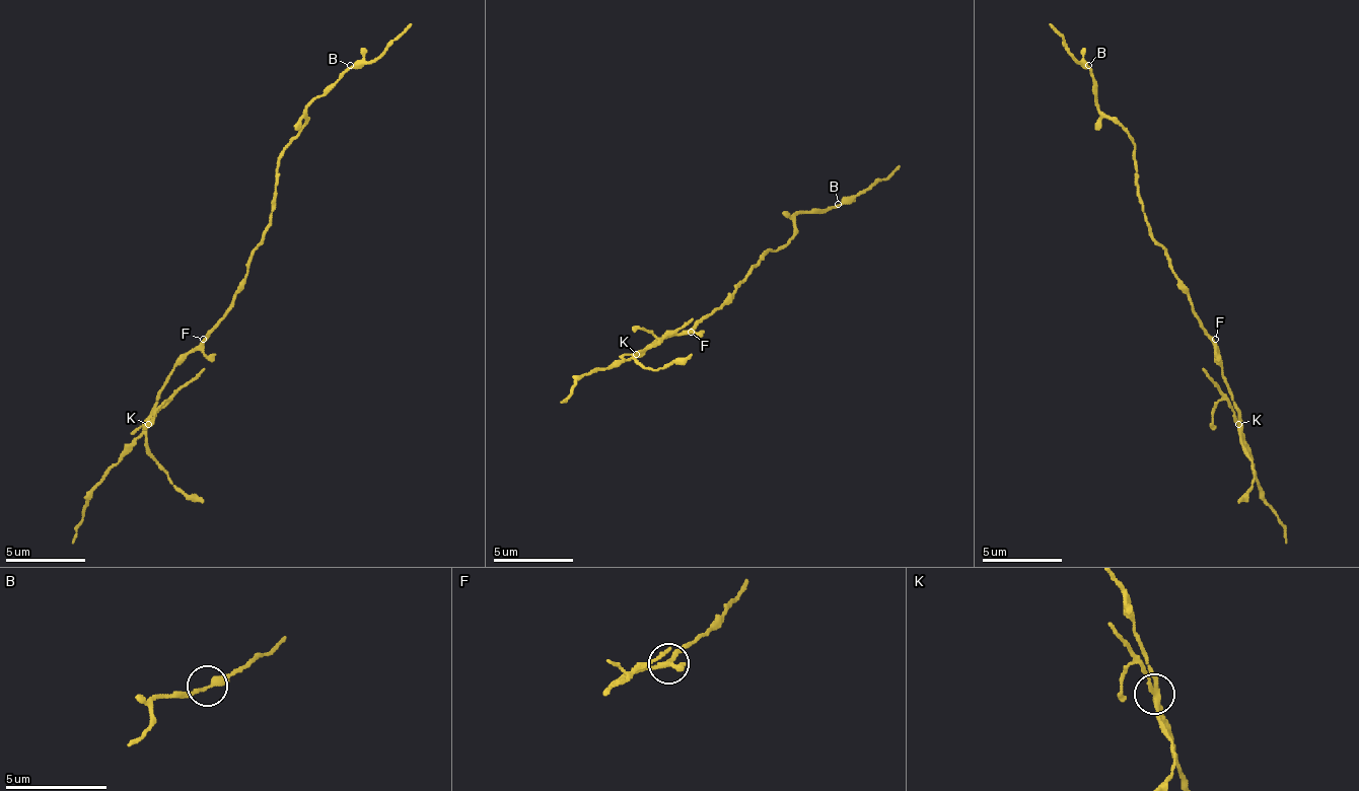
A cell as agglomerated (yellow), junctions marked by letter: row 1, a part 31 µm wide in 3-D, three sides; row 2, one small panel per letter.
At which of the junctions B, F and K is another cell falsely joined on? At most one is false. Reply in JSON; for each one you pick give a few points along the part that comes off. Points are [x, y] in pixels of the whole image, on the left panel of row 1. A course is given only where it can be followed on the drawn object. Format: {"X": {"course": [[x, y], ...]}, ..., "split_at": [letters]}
{"K": {"course": [[147, 423], [147, 454], [166, 479], [203, 502]]}, "split_at": ["K"]}

